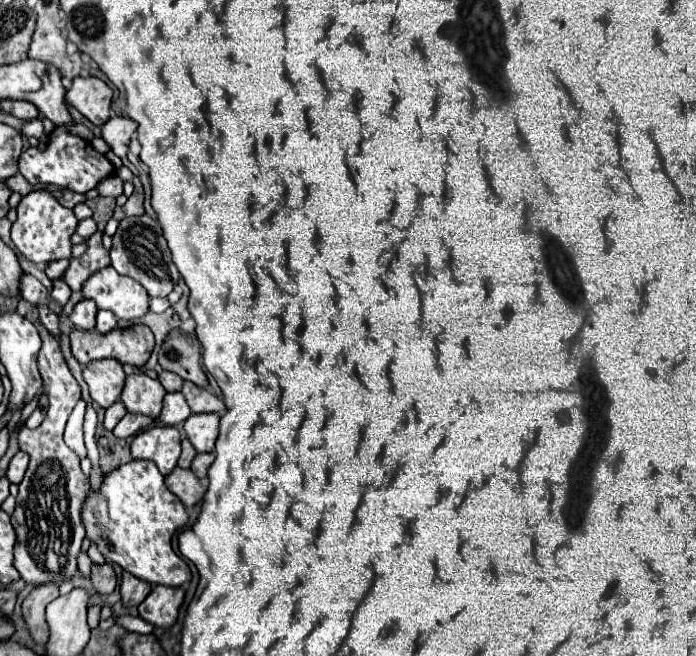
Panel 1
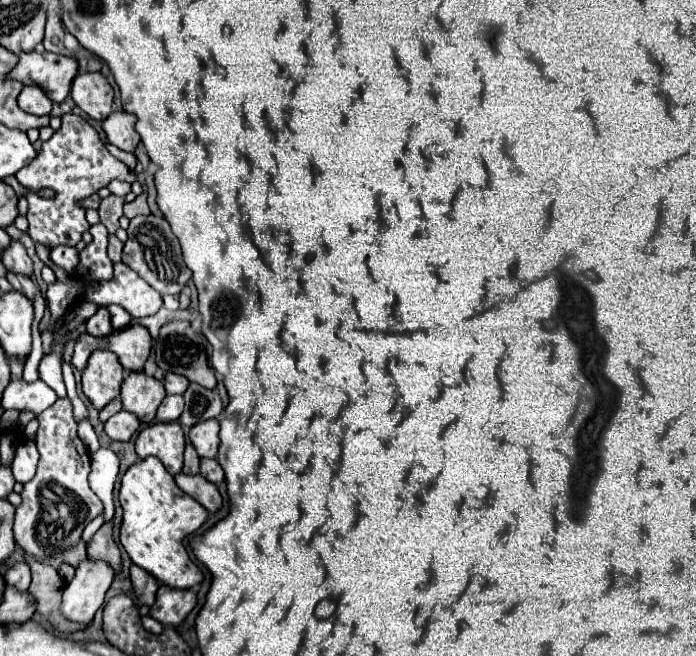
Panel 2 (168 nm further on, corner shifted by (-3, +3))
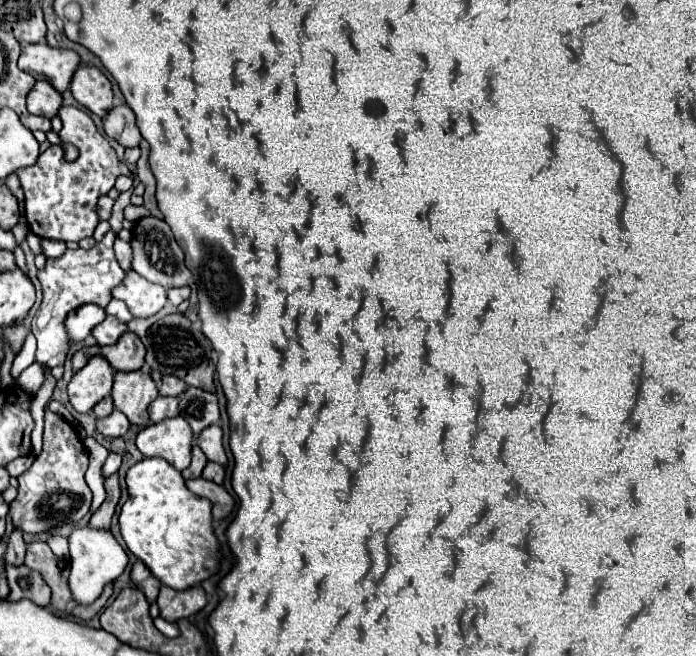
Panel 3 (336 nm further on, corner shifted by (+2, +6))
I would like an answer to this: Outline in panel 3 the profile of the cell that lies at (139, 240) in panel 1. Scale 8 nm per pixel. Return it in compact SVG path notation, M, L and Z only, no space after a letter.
M143 217L135 221L135 227L131 229L133 239L131 239L131 249L133 249L133 261L131 269L137 271L141 277L145 277L151 283L157 283L165 289L171 287L183 287L189 285L191 281L191 271L183 263L183 251L177 245L169 225L163 219L157 217Z

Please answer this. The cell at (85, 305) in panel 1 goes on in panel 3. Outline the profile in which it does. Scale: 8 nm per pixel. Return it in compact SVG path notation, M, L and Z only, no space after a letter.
M107 315L99 325L93 327L91 335L97 339L99 345L113 345L125 331L127 331L125 323L119 323L115 317Z

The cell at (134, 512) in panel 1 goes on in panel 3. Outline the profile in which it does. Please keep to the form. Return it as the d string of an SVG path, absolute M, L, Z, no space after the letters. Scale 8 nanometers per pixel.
M151 457L141 459L127 471L125 481L127 481L129 499L121 507L119 527L121 527L121 535L123 535L127 549L137 559L141 559L163 585L169 585L171 589L177 589L177 591L193 587L193 585L209 579L213 573L217 573L219 545L217 545L217 539L215 539L213 527L211 527L211 503L207 499L201 499L199 495L191 493L185 487L185 479L181 477L181 473L175 471L165 459L151 459Z

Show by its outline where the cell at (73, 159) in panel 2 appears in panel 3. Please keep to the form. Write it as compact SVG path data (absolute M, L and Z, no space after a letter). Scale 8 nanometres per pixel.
M61 107L59 117L63 121L63 129L59 131L61 143L75 145L79 149L79 157L75 161L67 161L63 145L51 145L39 155L39 161L33 167L17 169L17 175L25 191L25 217L29 229L37 237L67 243L93 235L99 221L95 213L97 197L105 195L119 175L131 177L133 173L123 161L119 161L113 147L99 135L93 119L85 111L77 107Z

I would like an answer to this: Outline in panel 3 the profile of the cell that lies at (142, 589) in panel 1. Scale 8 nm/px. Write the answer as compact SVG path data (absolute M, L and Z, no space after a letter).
M137 561L137 563L133 565L133 569L131 569L131 581L135 583L135 587L137 587L139 591L145 593L145 597L147 597L149 603L155 603L161 583L159 583L157 577L153 577L153 573L151 573L141 561Z

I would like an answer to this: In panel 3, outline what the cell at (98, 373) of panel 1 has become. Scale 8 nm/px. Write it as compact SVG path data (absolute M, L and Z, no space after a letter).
M93 355L69 383L69 401L79 413L89 413L95 403L111 393L115 369L103 355Z

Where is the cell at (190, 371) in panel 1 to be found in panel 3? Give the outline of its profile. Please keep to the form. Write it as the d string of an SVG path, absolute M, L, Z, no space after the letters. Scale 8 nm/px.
M175 313L153 323L149 327L149 333L143 337L143 345L147 349L147 363L151 365L151 369L159 371L161 375L175 375L187 385L215 391L215 361L211 359L211 343L199 329L191 325L191 321L185 315Z

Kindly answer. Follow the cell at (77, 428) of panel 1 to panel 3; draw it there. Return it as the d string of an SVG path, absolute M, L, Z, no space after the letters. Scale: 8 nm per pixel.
M109 231L93 249L67 249L59 259L47 259L43 271L39 271L39 281L43 289L43 303L33 317L31 331L37 337L37 361L47 363L49 367L63 365L67 357L67 333L63 321L69 311L77 309L83 303L97 303L105 307L111 301L111 289L119 285L125 277L125 271L119 267L113 255L115 233Z

